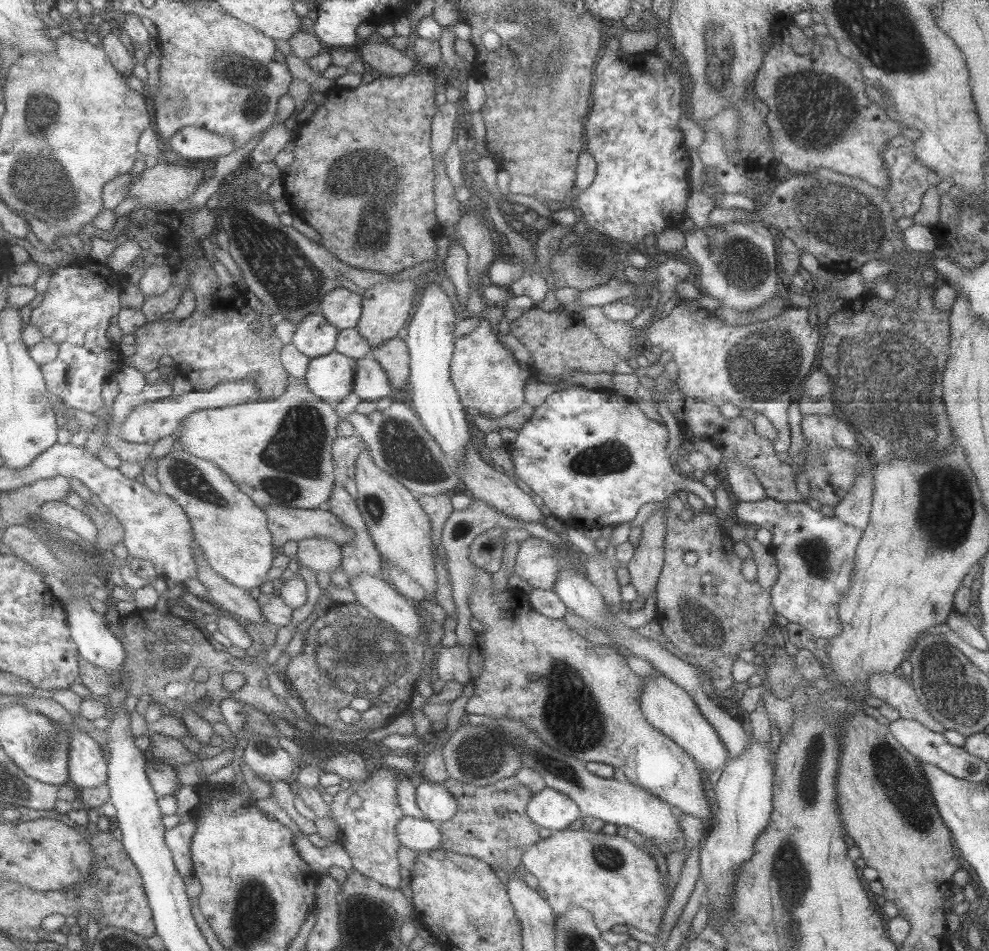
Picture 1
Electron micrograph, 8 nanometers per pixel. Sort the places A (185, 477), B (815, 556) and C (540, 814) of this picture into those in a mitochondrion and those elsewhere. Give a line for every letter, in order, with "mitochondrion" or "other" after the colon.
A: mitochondrion
B: mitochondrion
C: other

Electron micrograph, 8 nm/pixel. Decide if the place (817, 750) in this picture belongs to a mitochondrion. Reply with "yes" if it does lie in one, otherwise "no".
yes

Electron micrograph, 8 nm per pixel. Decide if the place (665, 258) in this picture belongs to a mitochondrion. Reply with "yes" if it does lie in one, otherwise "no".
no

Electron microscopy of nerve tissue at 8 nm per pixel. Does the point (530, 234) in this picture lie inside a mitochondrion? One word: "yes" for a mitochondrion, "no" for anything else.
no

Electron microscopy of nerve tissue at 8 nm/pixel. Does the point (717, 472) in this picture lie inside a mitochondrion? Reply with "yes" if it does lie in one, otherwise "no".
no

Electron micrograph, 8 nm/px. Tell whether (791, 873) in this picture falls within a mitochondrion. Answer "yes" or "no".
yes

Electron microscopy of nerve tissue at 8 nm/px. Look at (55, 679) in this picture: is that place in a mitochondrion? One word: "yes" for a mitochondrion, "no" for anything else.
no

